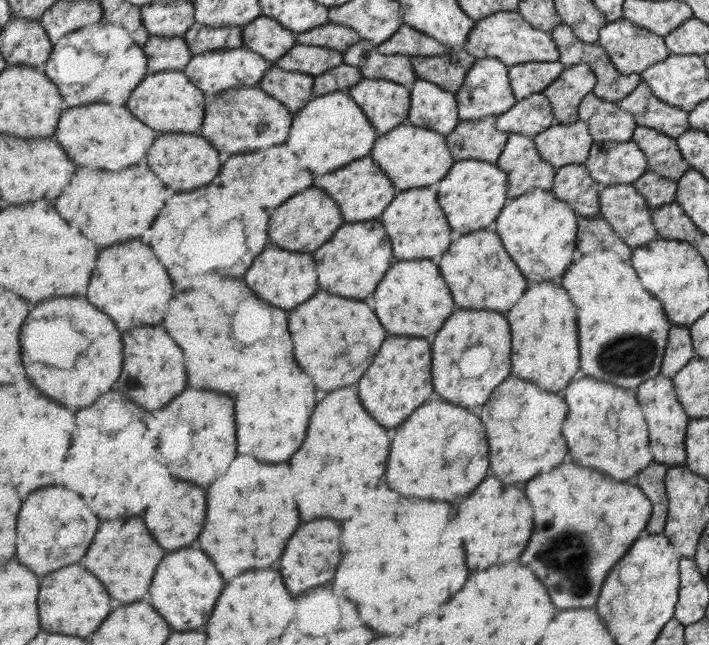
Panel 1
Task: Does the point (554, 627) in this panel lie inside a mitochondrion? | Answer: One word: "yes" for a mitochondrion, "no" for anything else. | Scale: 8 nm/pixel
no

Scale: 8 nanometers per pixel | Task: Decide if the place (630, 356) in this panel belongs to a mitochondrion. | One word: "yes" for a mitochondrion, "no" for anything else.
yes

